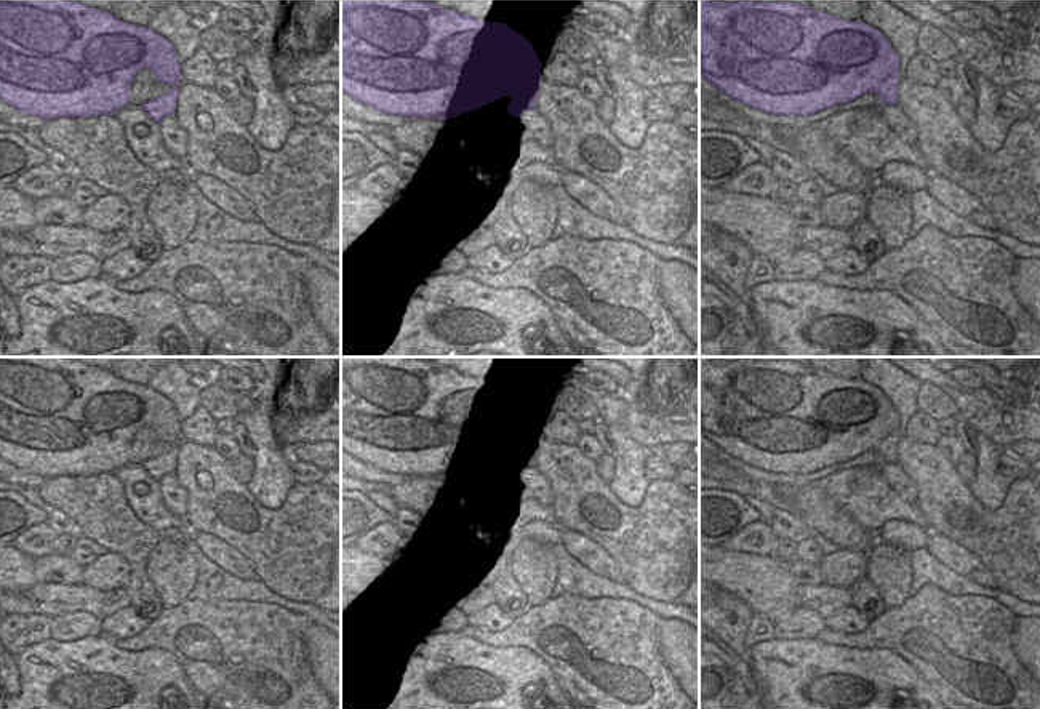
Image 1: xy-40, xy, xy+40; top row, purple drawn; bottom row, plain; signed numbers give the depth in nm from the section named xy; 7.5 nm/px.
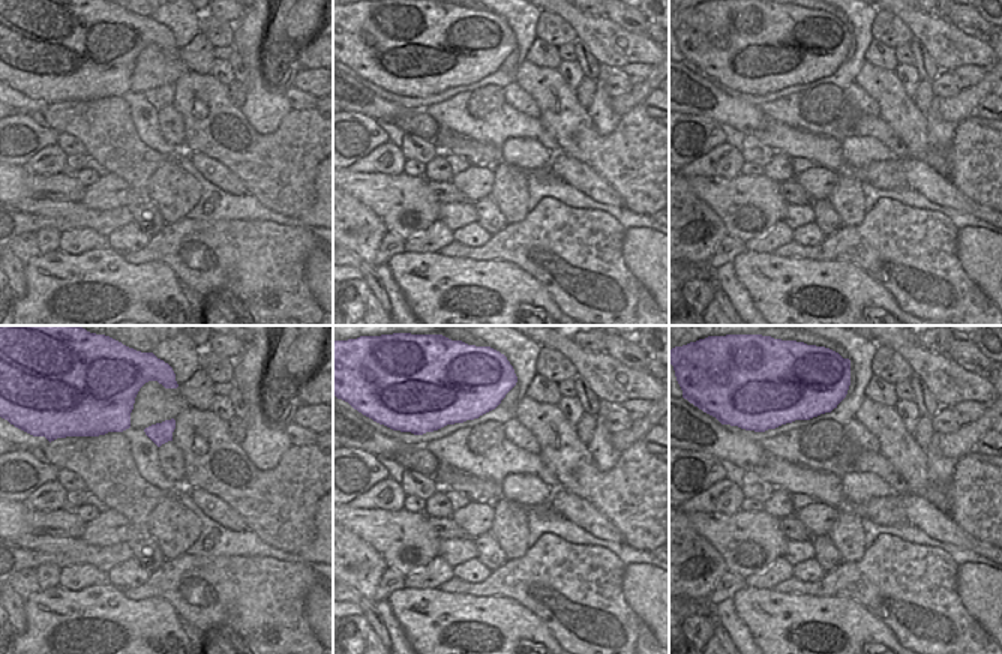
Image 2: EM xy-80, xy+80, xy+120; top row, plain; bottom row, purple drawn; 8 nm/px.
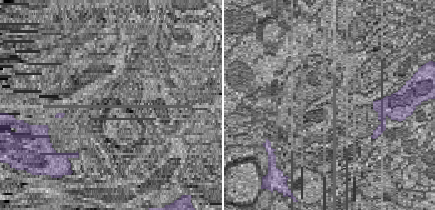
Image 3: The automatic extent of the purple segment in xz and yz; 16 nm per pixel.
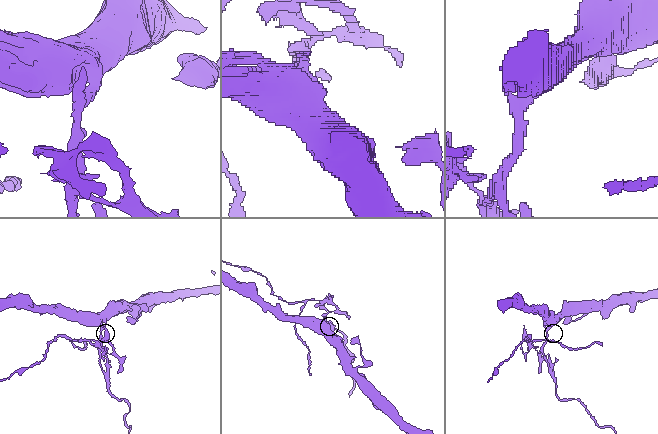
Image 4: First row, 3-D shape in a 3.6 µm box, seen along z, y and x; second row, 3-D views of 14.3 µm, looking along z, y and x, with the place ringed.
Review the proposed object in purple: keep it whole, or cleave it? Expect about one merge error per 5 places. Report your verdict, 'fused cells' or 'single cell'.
fused cells

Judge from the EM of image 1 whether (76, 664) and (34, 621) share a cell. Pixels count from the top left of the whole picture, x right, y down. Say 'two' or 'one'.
two

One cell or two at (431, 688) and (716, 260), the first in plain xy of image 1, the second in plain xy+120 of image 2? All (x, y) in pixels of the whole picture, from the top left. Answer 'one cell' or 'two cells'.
two cells

